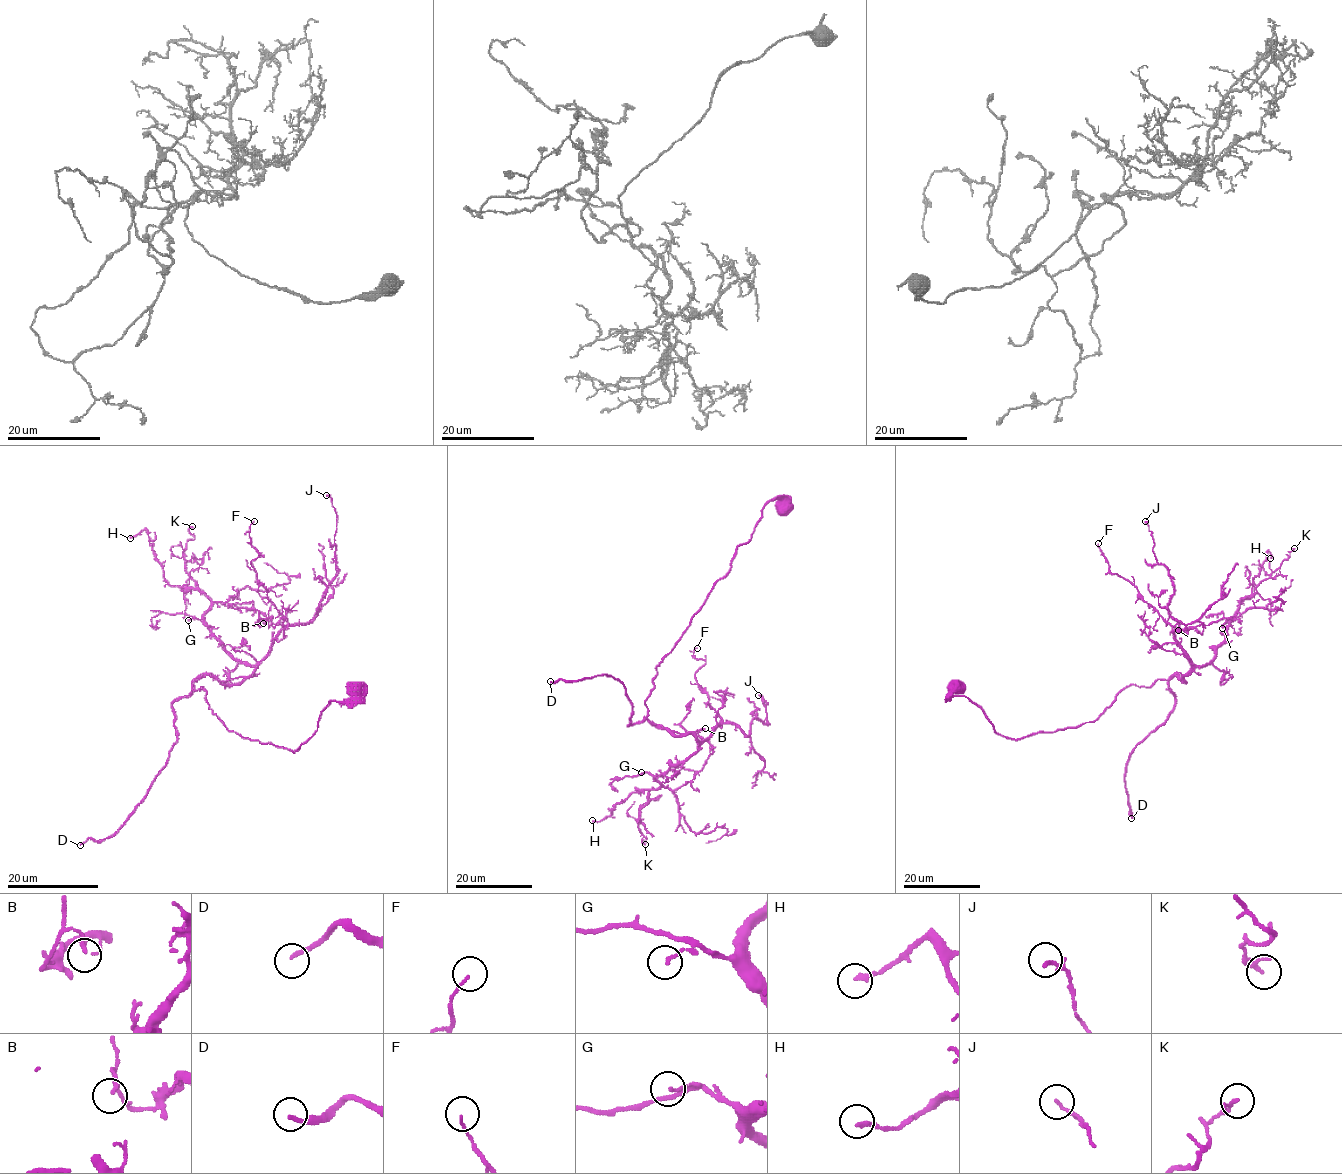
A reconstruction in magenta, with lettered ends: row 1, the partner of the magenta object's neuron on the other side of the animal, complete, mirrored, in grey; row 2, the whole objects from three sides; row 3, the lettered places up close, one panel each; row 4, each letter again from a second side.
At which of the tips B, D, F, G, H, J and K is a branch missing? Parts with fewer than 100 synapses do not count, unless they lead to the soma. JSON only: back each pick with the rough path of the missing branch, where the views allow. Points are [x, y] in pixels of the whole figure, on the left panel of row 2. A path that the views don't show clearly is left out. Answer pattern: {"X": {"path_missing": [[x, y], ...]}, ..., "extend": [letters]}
{"D": {"path_missing": [[80, 845], [43, 865], [61, 803], [170, 745], [174, 674], [227, 515], [242, 504]]}, "extend": ["D"]}

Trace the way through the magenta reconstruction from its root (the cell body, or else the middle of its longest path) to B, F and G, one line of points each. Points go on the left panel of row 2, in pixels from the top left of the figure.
B: (357, 691), (293, 752), (230, 732), (192, 684), (255, 666), (204, 614), (222, 602), (263, 623)
F: (357, 691), (293, 752), (230, 732), (192, 688), (248, 677), (283, 626), (251, 565), (254, 521)
G: (357, 691), (331, 701), (293, 752), (243, 738), (192, 684), (255, 666), (188, 620)

